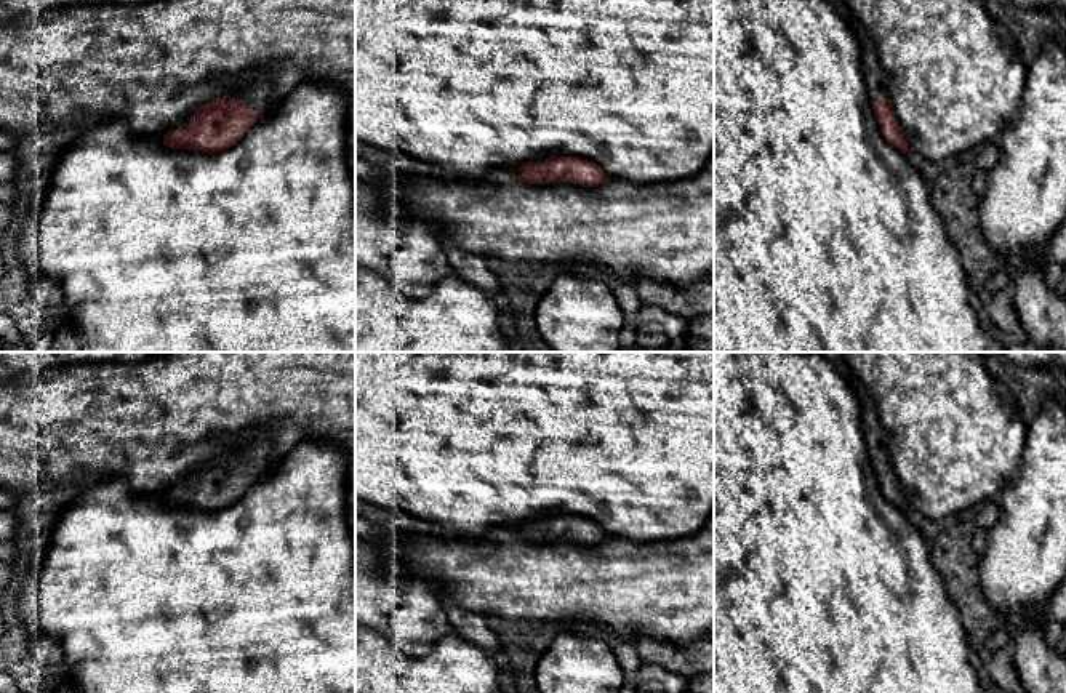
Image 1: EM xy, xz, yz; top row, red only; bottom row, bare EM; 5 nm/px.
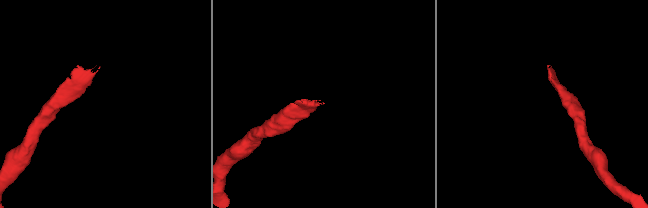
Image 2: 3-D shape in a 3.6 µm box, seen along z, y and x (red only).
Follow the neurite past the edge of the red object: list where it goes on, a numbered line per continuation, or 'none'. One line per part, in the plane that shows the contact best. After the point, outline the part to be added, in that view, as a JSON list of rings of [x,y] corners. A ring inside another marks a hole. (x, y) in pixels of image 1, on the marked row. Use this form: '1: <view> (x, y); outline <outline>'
1: xy (253, 87); outline [[[253,67],[232,74],[232,83],[222,98],[226,102],[242,99],[248,109],[264,114],[271,94],[272,80],[262,67]]]

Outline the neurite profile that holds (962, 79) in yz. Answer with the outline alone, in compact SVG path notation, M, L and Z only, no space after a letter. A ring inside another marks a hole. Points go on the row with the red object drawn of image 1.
M842 0L842 3L861 21L874 42L879 62L888 74L892 107L909 149L917 150L924 158L944 165L986 142L997 141L1004 134L1018 109L1028 67L1021 61L1020 51L1013 46L1008 30L992 18L984 0Z

